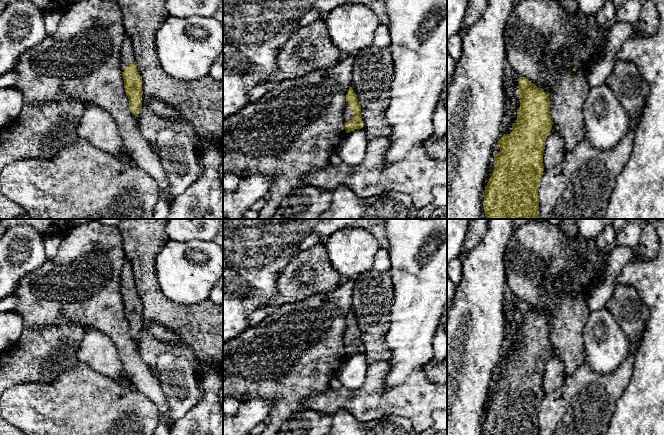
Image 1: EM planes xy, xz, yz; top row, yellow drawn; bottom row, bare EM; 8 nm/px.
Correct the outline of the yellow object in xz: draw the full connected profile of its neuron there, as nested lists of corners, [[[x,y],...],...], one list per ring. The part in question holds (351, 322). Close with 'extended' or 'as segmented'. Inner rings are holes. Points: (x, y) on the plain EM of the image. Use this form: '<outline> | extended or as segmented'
[[[352,311],[349,312],[346,318],[344,348],[346,357],[349,357],[355,353],[363,352],[361,329]]] | extended

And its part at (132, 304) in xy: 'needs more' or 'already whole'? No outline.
needs more

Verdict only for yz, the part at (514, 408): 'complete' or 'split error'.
complete

